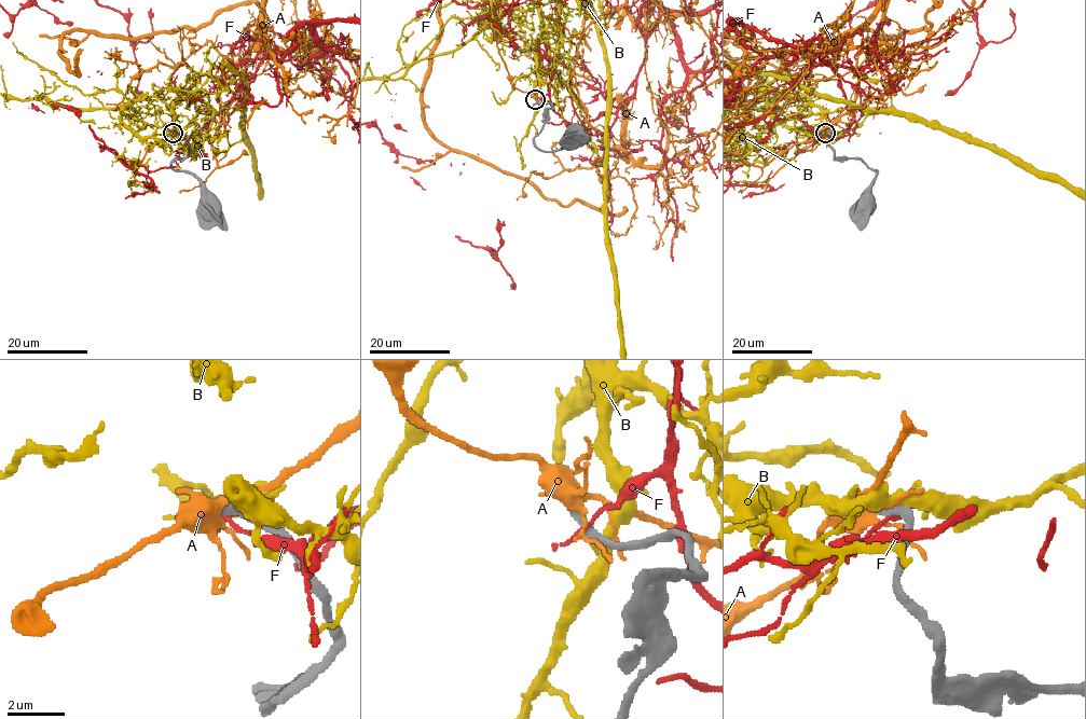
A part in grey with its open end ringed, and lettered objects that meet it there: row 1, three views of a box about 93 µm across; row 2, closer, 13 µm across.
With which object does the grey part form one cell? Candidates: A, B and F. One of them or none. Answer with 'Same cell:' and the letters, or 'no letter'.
Same cell: no letter

